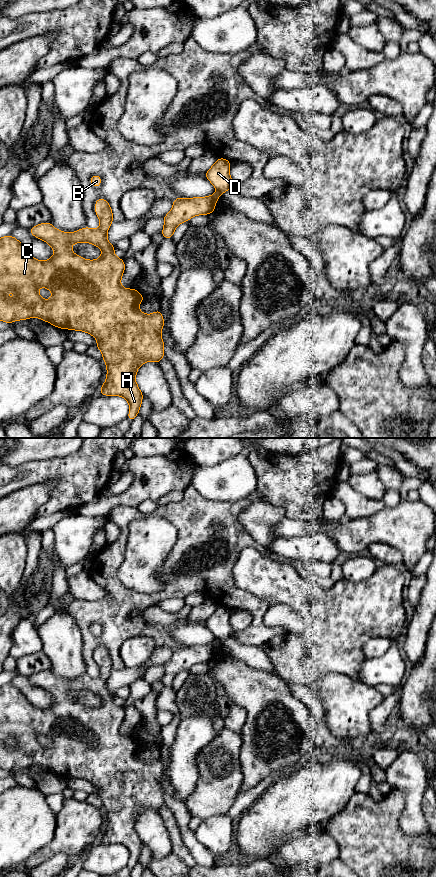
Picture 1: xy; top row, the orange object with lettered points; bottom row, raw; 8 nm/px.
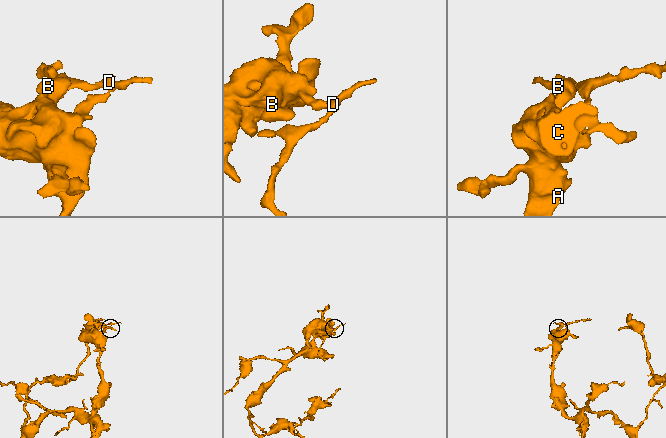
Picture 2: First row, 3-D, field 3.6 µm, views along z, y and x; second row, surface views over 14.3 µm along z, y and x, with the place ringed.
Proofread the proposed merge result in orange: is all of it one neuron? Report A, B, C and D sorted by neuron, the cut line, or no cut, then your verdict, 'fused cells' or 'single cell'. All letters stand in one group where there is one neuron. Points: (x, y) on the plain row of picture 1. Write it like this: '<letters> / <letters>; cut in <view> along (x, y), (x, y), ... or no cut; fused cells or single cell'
A B C / D; cut in xy along (217, 640), (220, 642); fused cells

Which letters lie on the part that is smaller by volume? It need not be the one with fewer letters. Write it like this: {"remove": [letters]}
{"remove": ["D"]}

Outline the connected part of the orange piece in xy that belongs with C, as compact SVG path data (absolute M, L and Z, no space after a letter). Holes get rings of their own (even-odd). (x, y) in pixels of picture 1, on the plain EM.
M103 646L97 647L96 651L95 651L95 661L100 668L100 675L96 678L89 676L89 675L85 675L85 676L82 676L82 677L75 679L73 681L65 681L65 680L60 679L59 677L54 676L50 670L41 671L39 673L32 675L29 678L30 681L34 685L39 686L39 687L47 690L54 698L53 705L50 706L49 708L46 708L46 709L39 709L39 708L33 706L28 701L26 695L20 689L18 689L15 685L10 683L10 684L4 684L4 685L0 686L0 769L4 769L6 771L12 772L13 769L26 768L26 767L29 767L31 765L36 765L36 766L40 766L43 769L47 769L51 773L54 773L58 776L64 777L64 778L71 777L71 778L77 778L77 779L84 779L84 780L89 781L92 784L94 784L97 787L96 794L101 799L102 804L103 804L103 808L106 811L106 815L107 815L106 829L102 833L101 837L99 838L99 841L101 841L105 844L122 844L122 845L124 845L128 849L129 854L130 854L130 858L129 858L129 862L128 862L127 867L130 870L132 870L132 868L139 861L140 854L141 854L142 847L143 847L143 842L139 838L139 835L135 829L137 818L141 813L143 813L147 809L153 809L153 810L156 810L159 812L160 808L165 804L164 803L164 790L160 784L160 782L162 780L162 776L164 774L164 767L163 767L163 764L162 764L160 757L152 762L149 762L149 763L142 761L139 758L139 751L145 747L143 745L143 743L141 743L134 736L125 737L121 734L120 729L121 729L122 723L124 721L124 718L125 718L125 710L123 709L123 707L120 707L114 703L115 694L111 693L107 688L107 679L108 679L111 671L113 670L113 661L112 661L112 658L111 658L109 651ZM82 690L88 690L92 693L99 695L102 698L101 705L99 707L96 707L96 708L86 708L86 707L74 702L72 700L71 693L73 691L82 691ZM39 735L45 735L45 736L49 737L52 740L52 746L49 748L44 748L40 744L40 742L38 741Z

